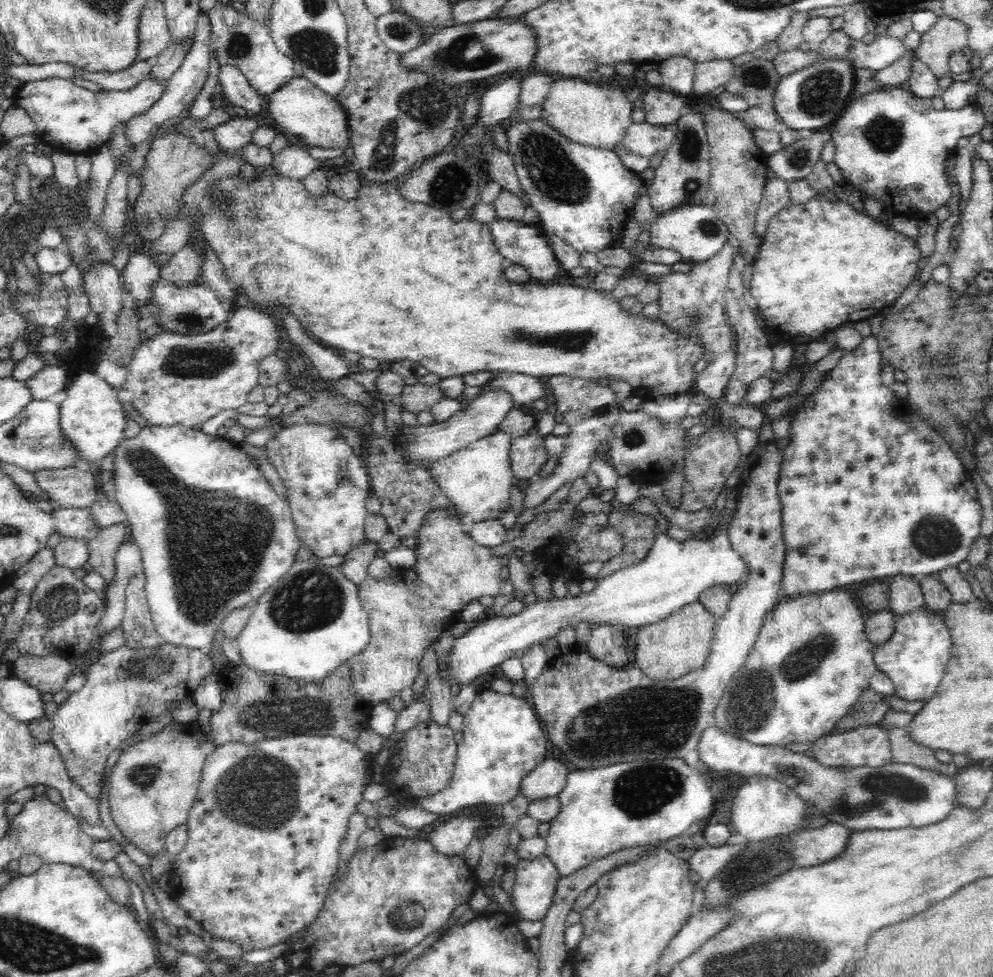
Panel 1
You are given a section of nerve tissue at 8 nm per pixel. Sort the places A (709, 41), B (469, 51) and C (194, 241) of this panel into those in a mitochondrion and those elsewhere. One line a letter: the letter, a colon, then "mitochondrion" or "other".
A: other
B: mitochondrion
C: other

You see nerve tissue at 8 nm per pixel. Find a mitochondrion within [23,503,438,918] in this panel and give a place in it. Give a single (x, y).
(258, 790)

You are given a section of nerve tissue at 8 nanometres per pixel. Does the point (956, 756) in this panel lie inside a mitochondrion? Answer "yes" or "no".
no

